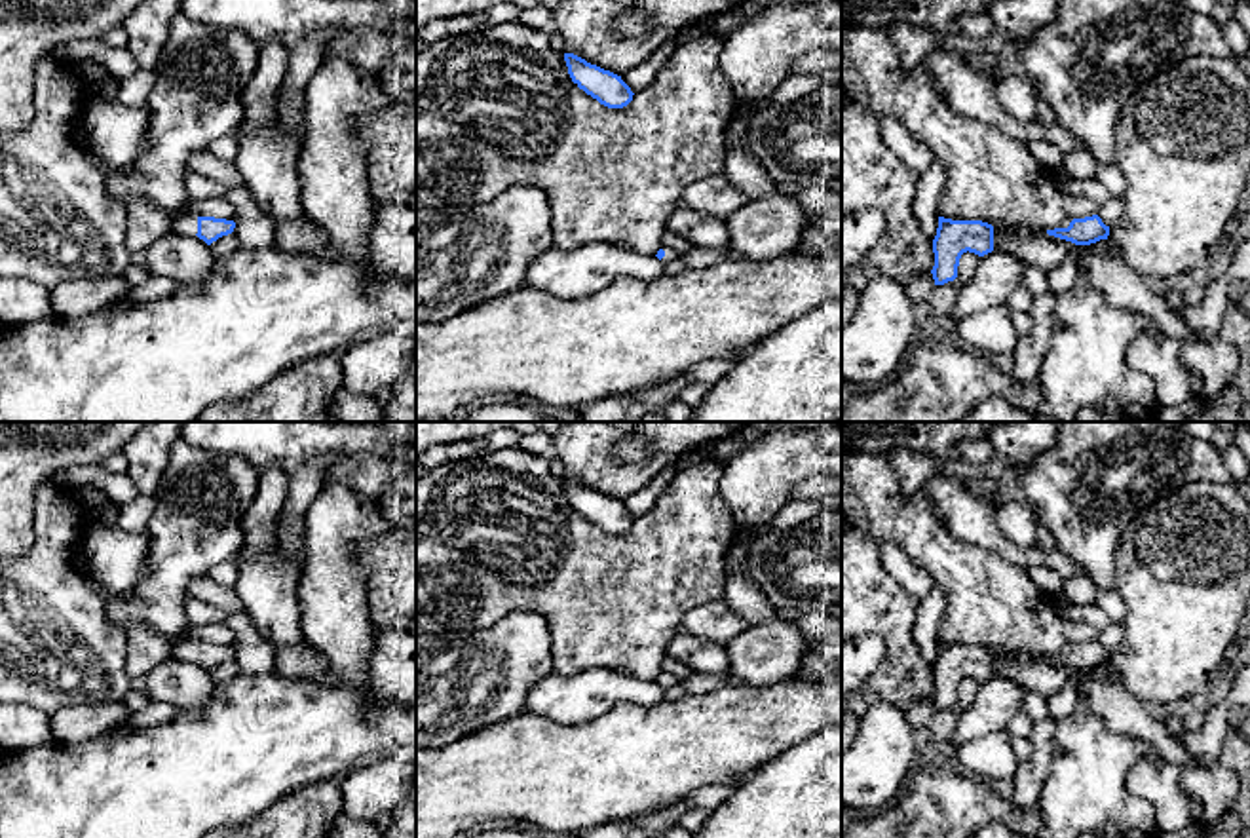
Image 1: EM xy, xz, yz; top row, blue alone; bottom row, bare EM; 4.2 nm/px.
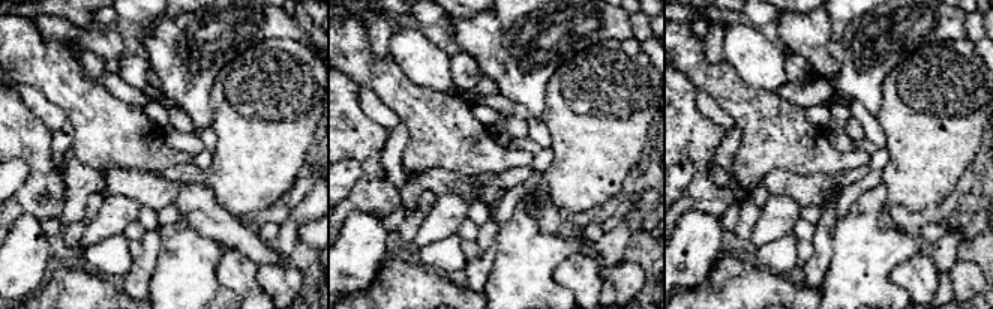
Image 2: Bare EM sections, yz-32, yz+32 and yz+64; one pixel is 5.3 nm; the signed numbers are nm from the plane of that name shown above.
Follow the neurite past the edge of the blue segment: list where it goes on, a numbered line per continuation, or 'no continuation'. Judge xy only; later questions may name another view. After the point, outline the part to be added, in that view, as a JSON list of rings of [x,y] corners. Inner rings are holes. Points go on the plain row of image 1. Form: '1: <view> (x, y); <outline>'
1: xy (187, 650); [[[186,640],[173,648],[173,657],[194,663],[198,659],[198,642]]]

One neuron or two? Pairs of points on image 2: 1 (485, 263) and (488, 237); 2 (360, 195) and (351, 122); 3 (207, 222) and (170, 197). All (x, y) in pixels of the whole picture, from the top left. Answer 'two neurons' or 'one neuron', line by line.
1: one neuron
2: one neuron
3: one neuron

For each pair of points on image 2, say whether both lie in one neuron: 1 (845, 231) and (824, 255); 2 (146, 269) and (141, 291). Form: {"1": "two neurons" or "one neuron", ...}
{"1": "two neurons", "2": "one neuron"}

